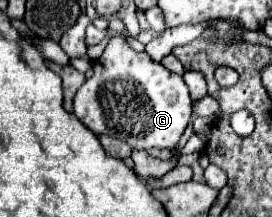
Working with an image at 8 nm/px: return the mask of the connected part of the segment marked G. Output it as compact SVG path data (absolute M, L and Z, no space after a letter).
M122 37L110 39L92 69L92 77L74 97L74 115L88 129L96 135L124 139L132 149L172 149L178 145L192 115L190 91L180 75L152 61L146 53L136 53Z

